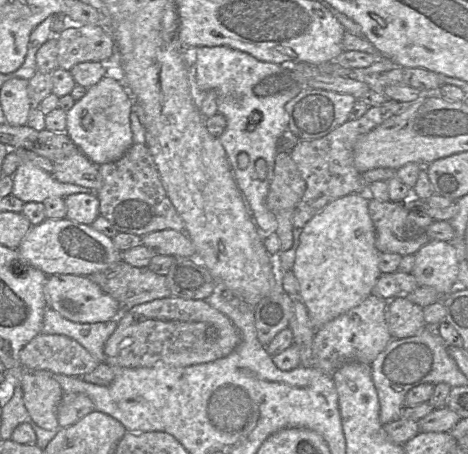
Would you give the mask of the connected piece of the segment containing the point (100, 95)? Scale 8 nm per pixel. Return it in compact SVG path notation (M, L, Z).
M107 74L66 112L66 134L95 165L120 159L133 144L130 113L132 96L117 74Z

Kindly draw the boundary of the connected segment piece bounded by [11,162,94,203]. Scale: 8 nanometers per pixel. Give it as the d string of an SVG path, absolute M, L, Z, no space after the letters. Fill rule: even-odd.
M21 162L12 178L11 194L24 203L44 202L52 197L65 198L76 193L94 193L87 187L59 182L50 173L30 162Z

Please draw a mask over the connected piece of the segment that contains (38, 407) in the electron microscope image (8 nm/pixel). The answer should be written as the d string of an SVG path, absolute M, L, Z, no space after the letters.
M22 367L19 384L23 390L24 405L32 421L43 429L53 430L59 426L57 409L64 392L56 380L34 374L34 371L37 370Z

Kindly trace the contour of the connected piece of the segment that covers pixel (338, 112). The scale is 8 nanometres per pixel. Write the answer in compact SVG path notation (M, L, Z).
M302 88L302 90L285 105L289 116L289 131L302 140L322 138L349 120L356 101L351 94L327 91L323 89Z

